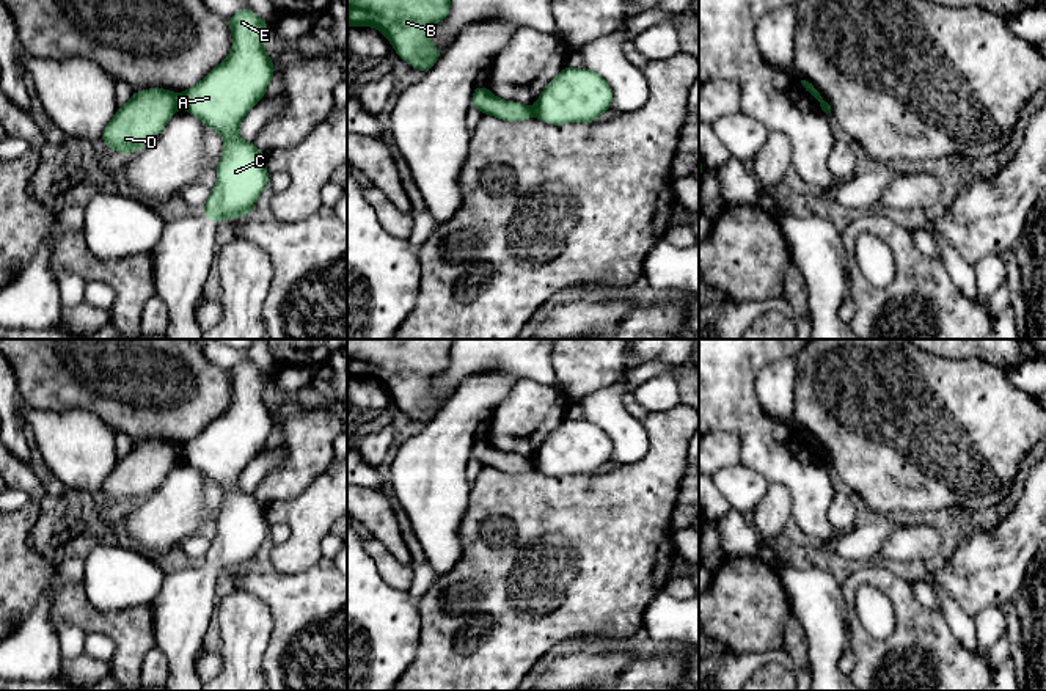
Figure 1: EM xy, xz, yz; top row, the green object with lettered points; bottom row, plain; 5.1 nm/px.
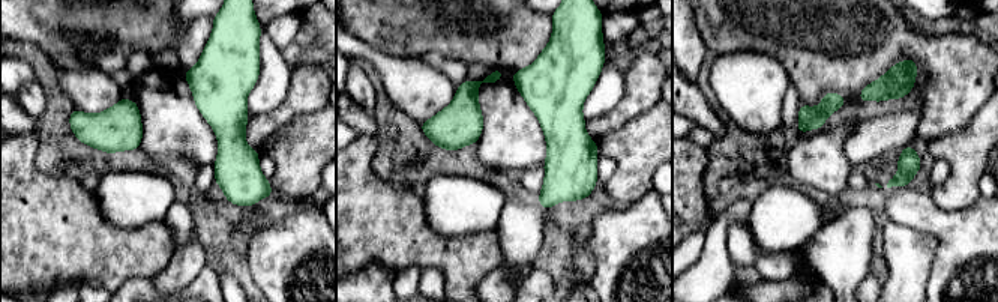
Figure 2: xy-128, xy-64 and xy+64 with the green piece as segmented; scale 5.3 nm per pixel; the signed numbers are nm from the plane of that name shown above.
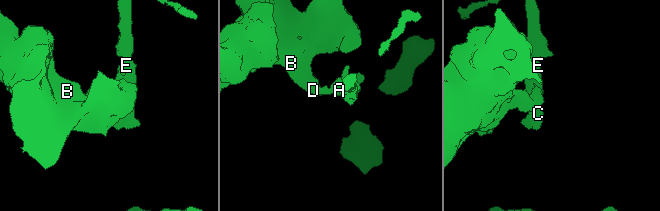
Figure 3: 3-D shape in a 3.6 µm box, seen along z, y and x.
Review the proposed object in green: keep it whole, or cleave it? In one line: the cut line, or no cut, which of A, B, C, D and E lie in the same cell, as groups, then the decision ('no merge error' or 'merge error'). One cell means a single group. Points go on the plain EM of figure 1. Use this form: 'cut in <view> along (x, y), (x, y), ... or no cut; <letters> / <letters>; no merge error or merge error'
cut in xy along (178, 446), (182, 456); A C E / B D; merge error

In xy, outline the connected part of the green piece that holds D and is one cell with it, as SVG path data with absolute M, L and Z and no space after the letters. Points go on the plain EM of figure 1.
M165 440L132 444L130 452L107 476L101 492L118 506L133 506L149 496L181 459L179 446Z

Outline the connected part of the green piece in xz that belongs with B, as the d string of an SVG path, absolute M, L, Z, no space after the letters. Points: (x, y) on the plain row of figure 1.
M347 339L347 377L377 380L399 410L426 426L443 405L433 399L430 385L449 366L452 342L454 339Z

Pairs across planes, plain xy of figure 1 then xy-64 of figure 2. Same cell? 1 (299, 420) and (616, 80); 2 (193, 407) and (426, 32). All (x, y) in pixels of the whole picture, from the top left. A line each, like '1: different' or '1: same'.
1: different
2: same

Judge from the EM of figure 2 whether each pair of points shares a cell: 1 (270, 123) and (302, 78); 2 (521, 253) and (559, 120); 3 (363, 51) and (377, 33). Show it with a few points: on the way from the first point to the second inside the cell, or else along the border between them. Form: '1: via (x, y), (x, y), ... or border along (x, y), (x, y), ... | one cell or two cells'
1: via (282, 113), (302, 90) | one cell
2: via (529, 220), (559, 185), (559, 154) | one cell
3: border along (351, 33), (383, 51), (401, 57) | two cells

